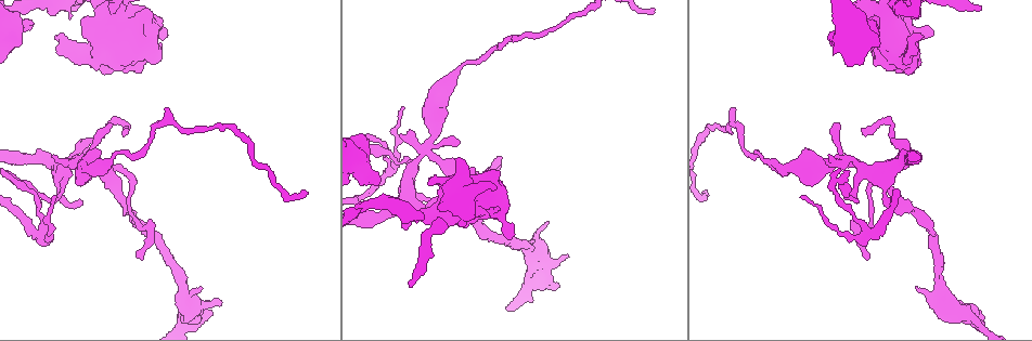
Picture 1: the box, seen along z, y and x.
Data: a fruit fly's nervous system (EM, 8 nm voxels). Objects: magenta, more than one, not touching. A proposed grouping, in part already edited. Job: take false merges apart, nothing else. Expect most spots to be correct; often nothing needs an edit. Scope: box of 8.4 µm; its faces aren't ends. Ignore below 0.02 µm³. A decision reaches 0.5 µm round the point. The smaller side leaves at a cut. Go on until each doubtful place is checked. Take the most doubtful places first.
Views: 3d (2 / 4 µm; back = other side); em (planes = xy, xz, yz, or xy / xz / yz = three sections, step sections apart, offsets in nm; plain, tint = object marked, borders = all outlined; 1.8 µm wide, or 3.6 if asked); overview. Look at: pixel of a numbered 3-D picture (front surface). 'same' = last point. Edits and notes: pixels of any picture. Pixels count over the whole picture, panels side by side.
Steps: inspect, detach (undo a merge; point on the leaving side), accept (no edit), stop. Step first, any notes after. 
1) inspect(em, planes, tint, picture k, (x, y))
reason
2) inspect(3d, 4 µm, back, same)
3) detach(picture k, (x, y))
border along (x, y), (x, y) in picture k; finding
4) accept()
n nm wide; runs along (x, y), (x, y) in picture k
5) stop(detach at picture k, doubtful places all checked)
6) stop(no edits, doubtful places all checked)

inspect(em, planes, tint, picture 1, (844, 162))
branch point

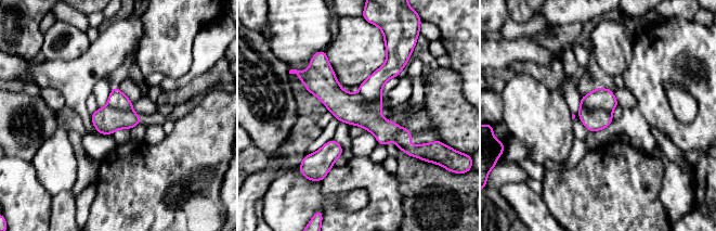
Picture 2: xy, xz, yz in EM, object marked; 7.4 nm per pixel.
detach(picture 2, (597, 119))
220 nm wide; a second neuron is stuck on

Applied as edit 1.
inspect(overview)
see it whole again

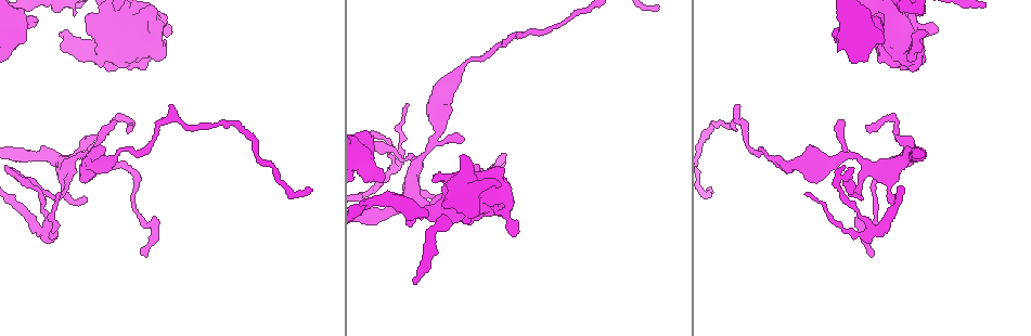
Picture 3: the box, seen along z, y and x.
inspect(3d, 2 µm, picture 3, (84, 144))
abrupt turn

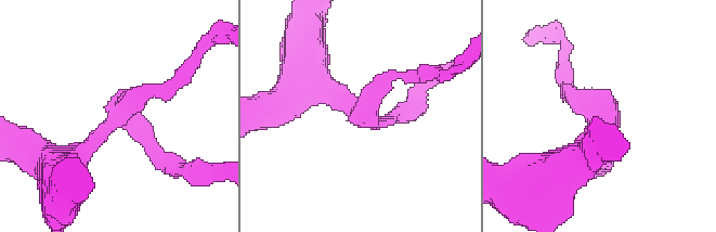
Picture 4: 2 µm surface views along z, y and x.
inspect(em, 3.6 µm, xy, step 4, tint, picture 4, (605, 118))

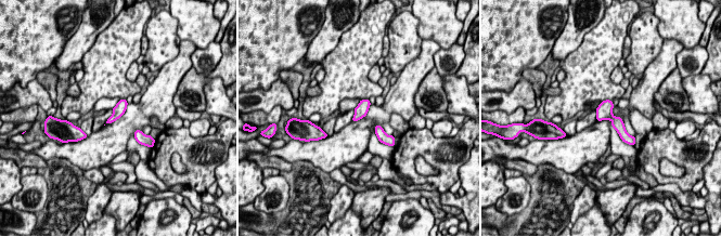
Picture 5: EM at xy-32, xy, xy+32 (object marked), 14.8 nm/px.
accept()
runs along (605, 103), (605, 112), (625, 136) in picture 5; continuous, no second neuron

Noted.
inspect(3d, 2 µm, picture 3, (390, 150))
sharp bend

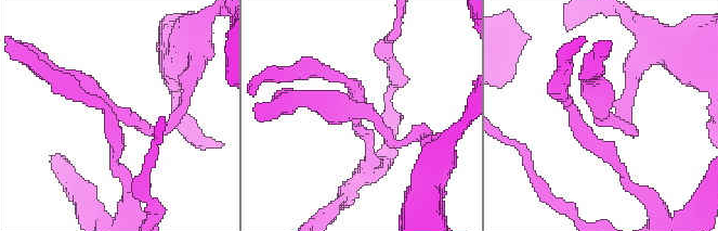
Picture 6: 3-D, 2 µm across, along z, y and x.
inspect(em, xy, step 16, plain, picture 6, (367, 110))
need the tissue

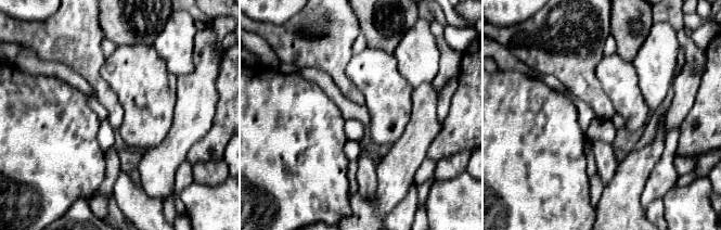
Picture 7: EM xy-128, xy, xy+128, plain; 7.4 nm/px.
inspect(em, xy, step 16, tint, same)

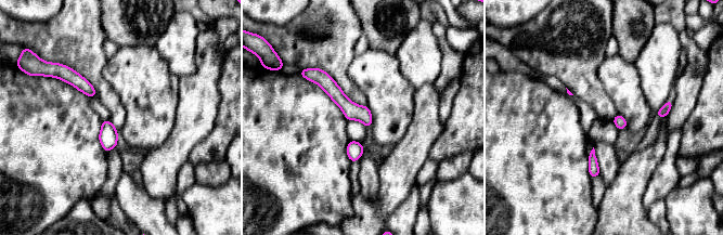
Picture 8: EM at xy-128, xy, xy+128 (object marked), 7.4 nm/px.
accept()
runs along (313, 74), (369, 122) in picture 8; all the same neuron

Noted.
inspect(em, 3.6 µm, planes, borders, picture 3, (495, 195))
thick turns thin

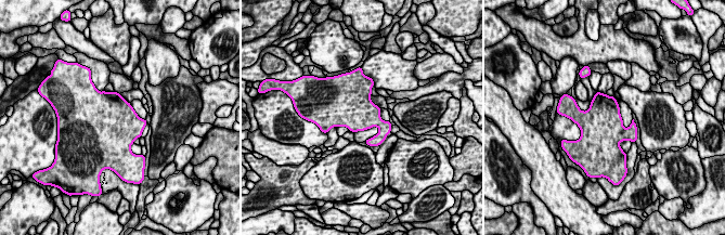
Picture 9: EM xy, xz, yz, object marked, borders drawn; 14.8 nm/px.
accept()
one neuron here

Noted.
stop(detach at picture 2, doubtful places all checked)

